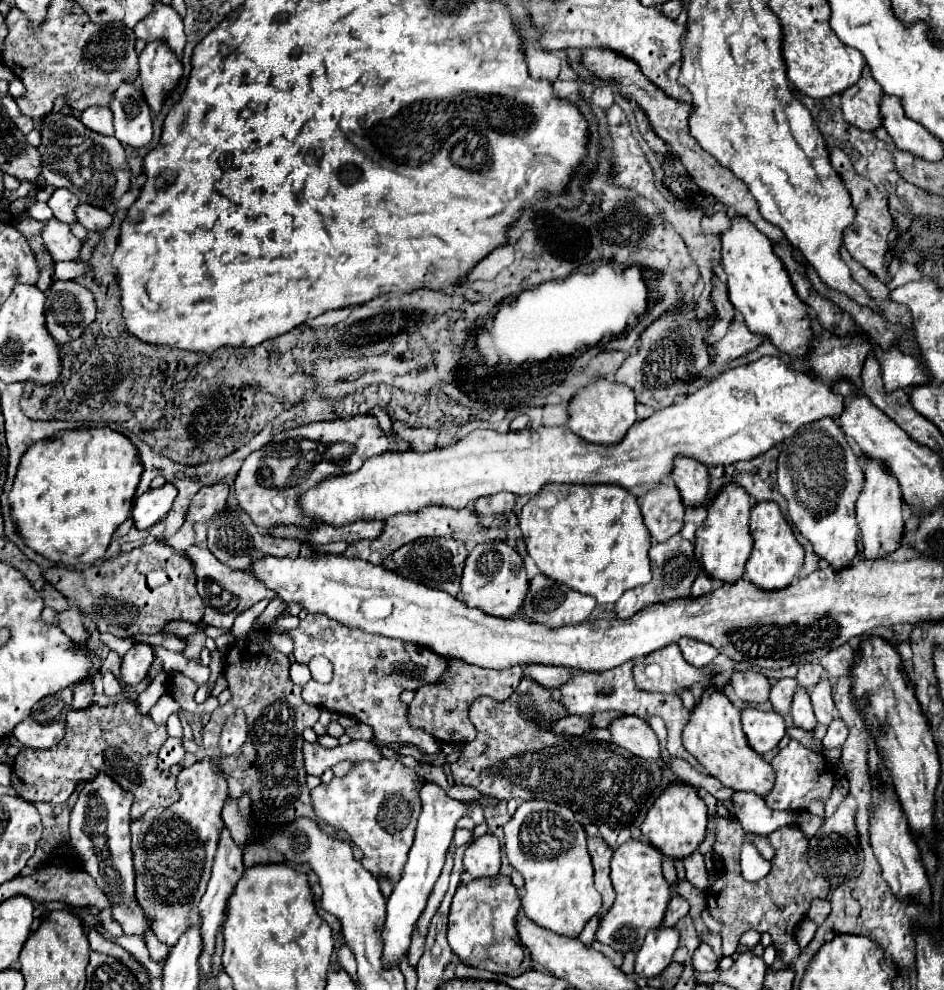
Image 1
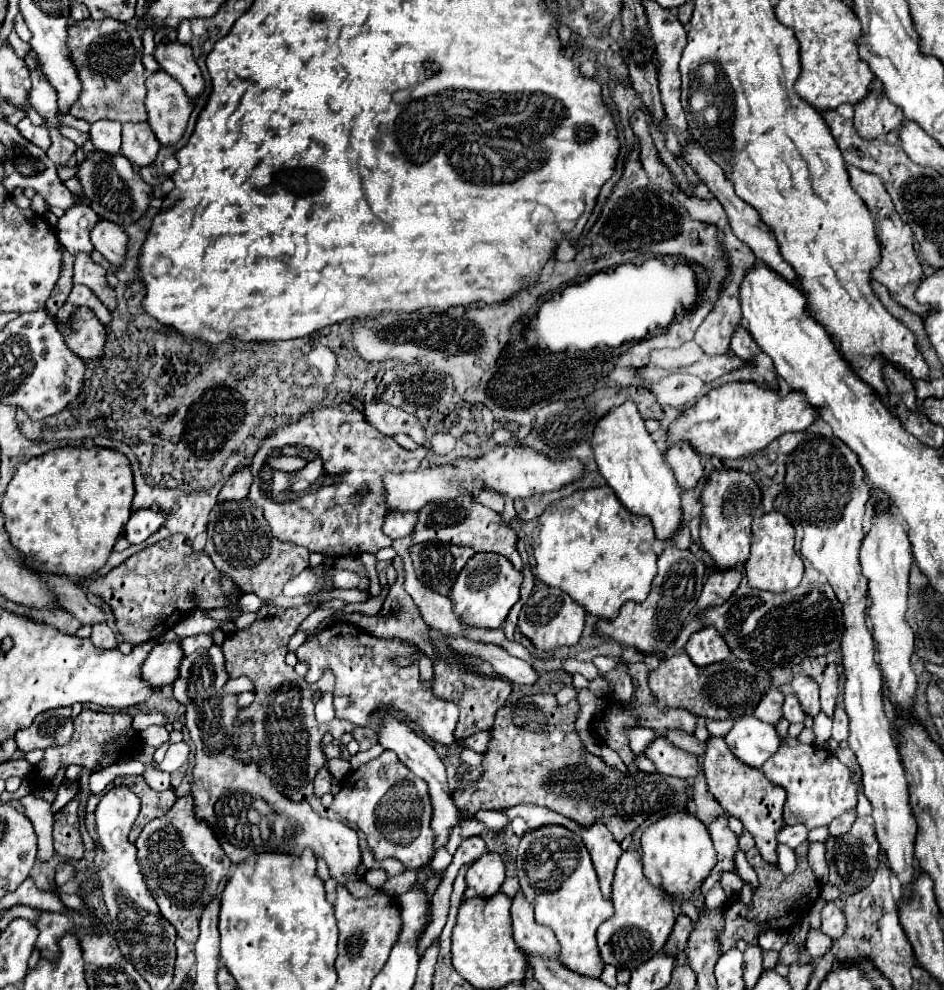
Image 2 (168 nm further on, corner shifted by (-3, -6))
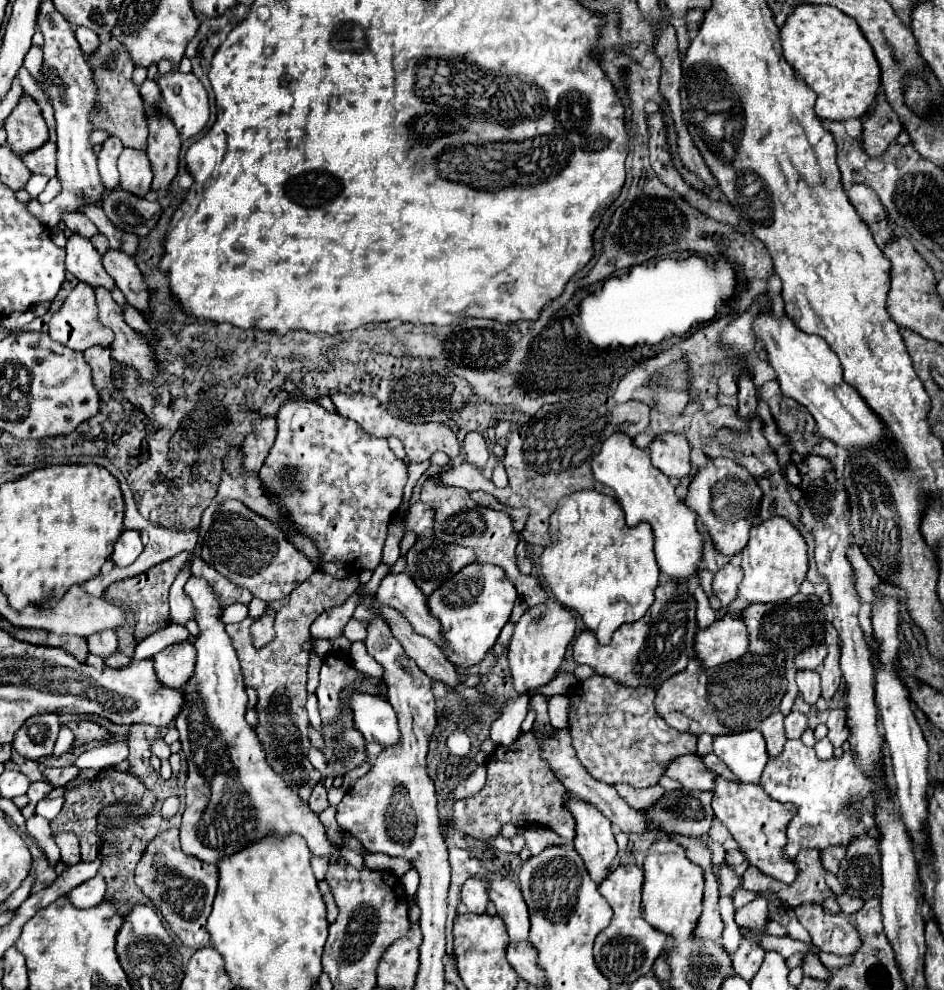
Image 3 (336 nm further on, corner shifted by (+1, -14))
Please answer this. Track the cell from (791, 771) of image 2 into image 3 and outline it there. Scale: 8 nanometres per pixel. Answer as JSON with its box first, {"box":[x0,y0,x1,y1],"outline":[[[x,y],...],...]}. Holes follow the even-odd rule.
{"box":[759,739,879,859],"outline":[[[787,739],[783,751],[769,759],[759,785],[771,799],[797,805],[797,815],[787,827],[787,845],[783,847],[787,859],[795,859],[805,847],[825,849],[831,845],[849,845],[875,825],[871,811],[879,787],[853,763],[851,751],[823,761],[801,739]]]}

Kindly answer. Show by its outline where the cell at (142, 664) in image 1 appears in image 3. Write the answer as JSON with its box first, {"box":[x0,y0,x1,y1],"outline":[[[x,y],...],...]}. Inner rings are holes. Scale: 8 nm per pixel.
{"box":[153,641,195,689],"outline":[[[189,641],[175,643],[153,657],[155,673],[163,687],[179,689],[191,675],[195,667],[195,647]]]}

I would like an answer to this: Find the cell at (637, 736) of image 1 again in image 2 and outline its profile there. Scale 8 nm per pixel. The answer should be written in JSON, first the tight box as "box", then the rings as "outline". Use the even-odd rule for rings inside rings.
{"box":[647,739,701,779],"outline":[[[657,739],[653,741],[647,751],[647,759],[651,759],[659,773],[663,775],[673,775],[673,777],[685,777],[693,779],[701,771],[701,763],[697,755],[691,755],[679,747],[675,747],[669,739]]]}

